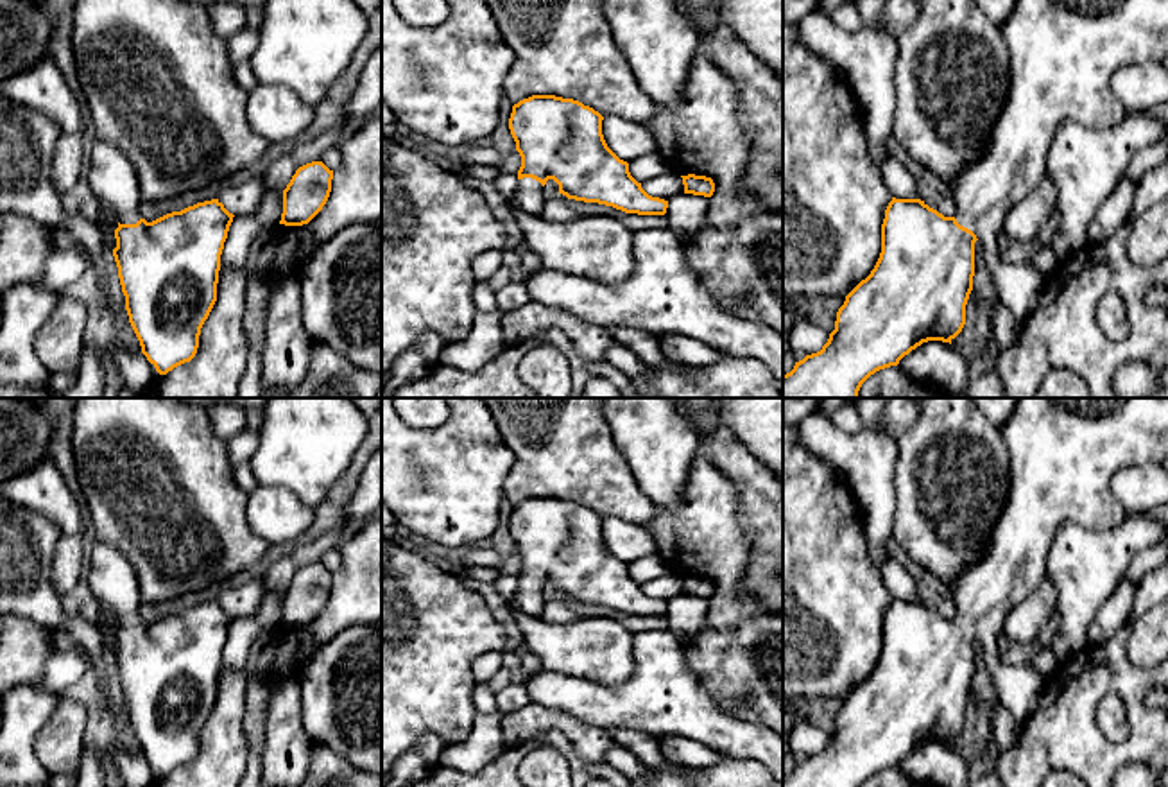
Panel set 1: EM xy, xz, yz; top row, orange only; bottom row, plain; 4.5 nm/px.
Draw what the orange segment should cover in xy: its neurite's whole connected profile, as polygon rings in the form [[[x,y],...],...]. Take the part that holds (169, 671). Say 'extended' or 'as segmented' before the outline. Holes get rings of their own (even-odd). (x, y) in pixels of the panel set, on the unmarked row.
extended; [[[97,541],[88,588],[118,617],[113,658],[129,724],[159,776],[190,764],[217,703],[220,656],[233,615],[219,601],[152,624],[140,617],[138,577],[120,550]]]

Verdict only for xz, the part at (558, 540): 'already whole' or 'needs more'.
needs more

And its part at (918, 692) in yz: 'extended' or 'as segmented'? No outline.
extended

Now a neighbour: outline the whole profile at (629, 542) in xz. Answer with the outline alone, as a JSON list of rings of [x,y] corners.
[[[604,516],[602,536],[607,549],[627,565],[650,554],[657,554],[654,536],[643,523],[618,516]]]

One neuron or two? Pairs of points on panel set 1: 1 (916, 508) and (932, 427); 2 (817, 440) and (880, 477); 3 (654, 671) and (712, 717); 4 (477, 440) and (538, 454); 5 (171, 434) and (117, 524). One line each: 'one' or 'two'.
1: one
2: one
3: one
4: two
5: one

